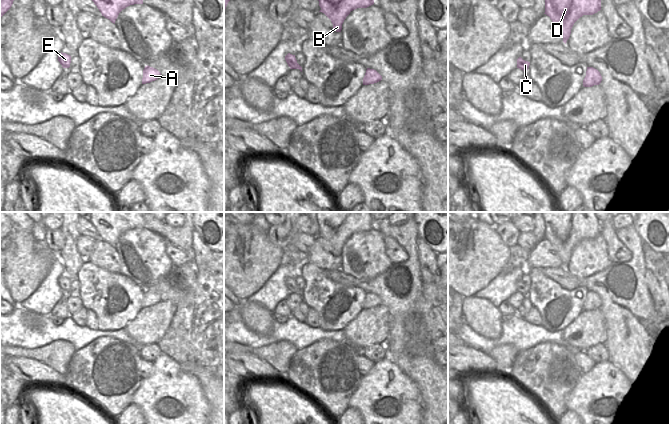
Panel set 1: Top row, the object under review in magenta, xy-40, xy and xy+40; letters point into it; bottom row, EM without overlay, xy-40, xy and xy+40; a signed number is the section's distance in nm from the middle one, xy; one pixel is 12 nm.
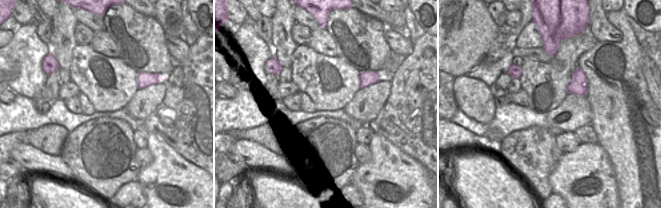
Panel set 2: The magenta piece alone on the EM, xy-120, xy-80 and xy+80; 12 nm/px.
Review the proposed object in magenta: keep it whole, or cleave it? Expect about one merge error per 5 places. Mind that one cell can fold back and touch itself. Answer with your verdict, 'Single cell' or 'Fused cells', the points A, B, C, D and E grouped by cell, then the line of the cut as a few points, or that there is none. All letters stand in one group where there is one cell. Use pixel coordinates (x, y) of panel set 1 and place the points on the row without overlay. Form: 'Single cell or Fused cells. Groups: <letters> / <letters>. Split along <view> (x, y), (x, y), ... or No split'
Single cell. Groups: A B C D E. No split.

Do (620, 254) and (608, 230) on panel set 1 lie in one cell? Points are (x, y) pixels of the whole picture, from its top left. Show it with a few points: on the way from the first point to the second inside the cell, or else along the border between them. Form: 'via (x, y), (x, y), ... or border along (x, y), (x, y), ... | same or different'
via (615, 248), (610, 236) | same

